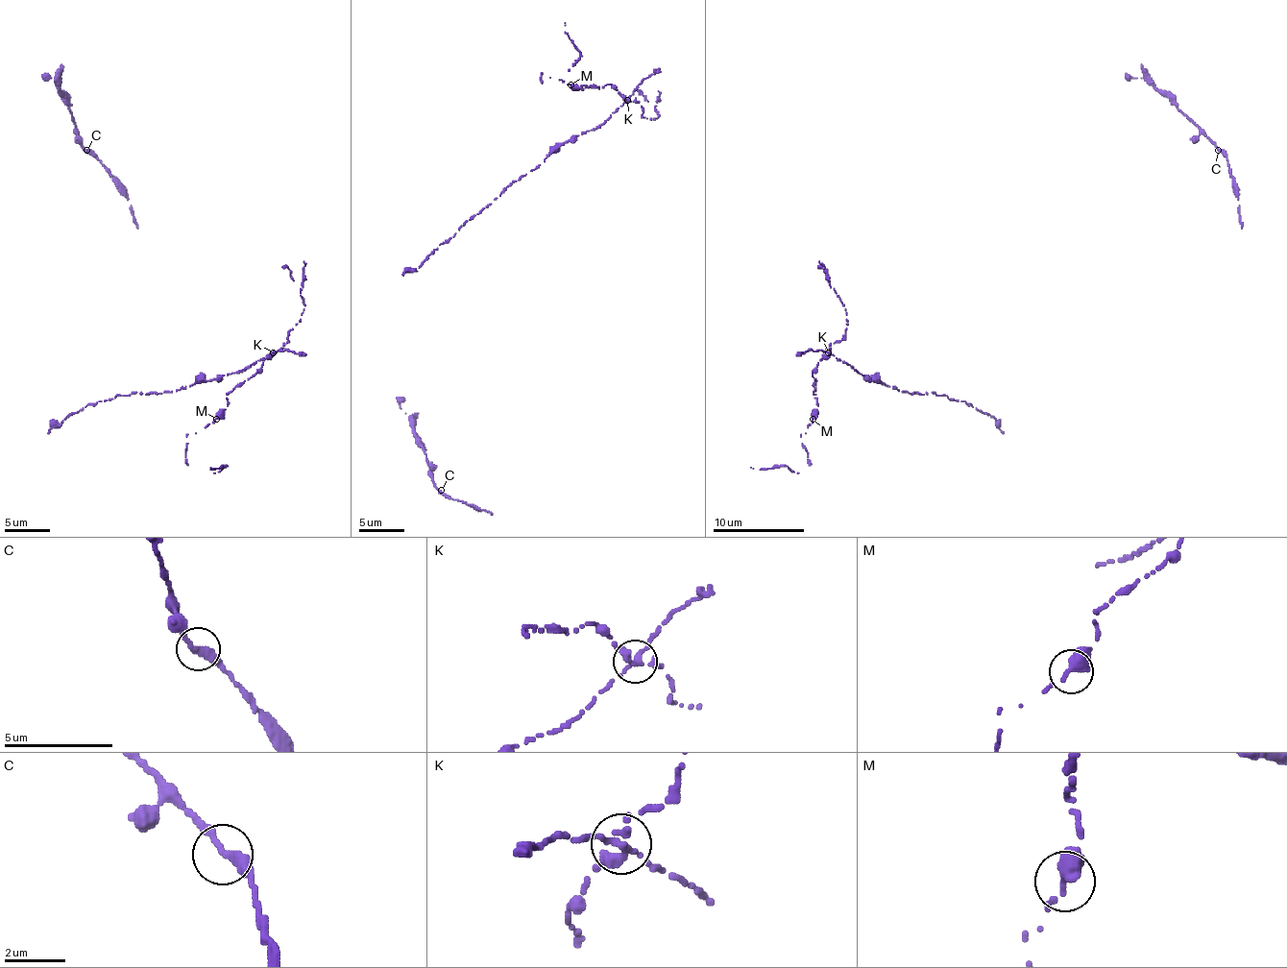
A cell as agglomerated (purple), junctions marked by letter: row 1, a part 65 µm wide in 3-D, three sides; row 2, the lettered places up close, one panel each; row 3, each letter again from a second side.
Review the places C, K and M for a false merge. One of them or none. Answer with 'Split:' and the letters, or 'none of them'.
Split: K

